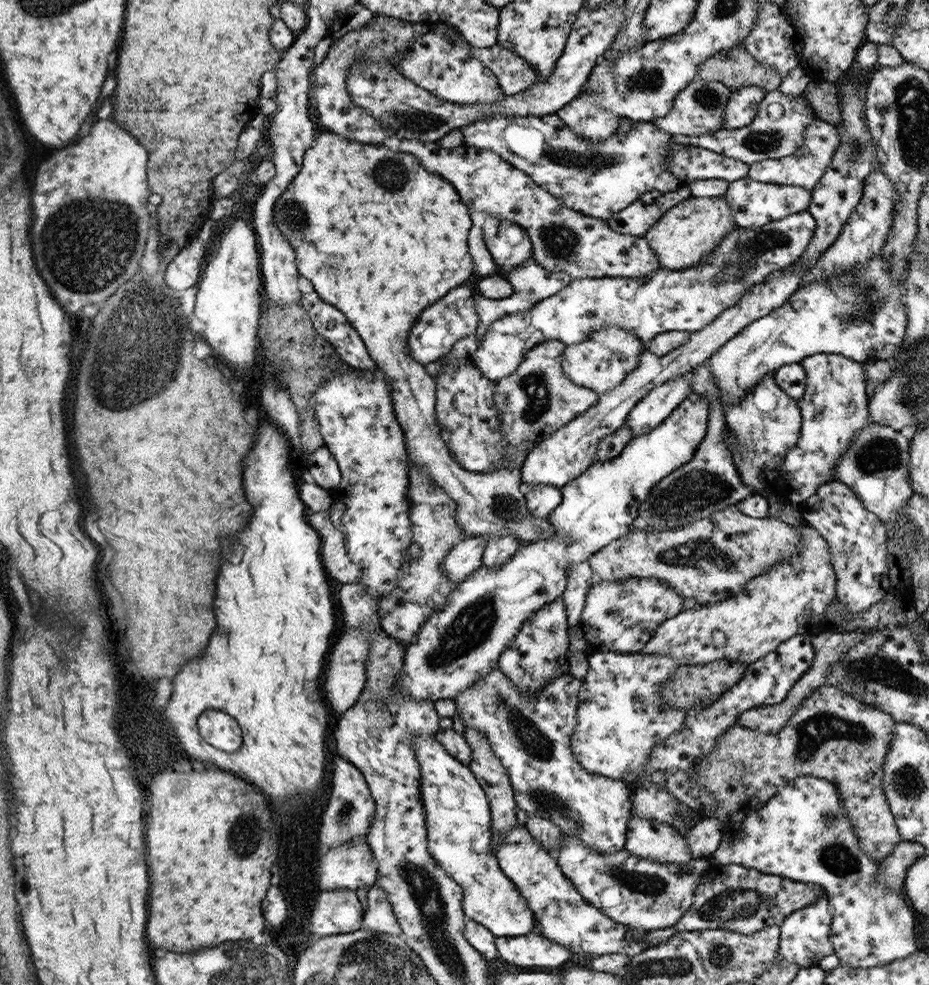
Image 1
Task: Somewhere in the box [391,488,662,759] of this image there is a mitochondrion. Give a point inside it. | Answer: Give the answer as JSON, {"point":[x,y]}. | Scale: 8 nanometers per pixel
{"point":[469,629]}

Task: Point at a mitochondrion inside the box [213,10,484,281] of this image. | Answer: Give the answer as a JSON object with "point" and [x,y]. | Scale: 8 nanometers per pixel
{"point":[409,118]}

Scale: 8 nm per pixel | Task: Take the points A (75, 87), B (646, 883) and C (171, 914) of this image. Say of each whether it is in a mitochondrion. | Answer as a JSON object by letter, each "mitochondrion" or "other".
{"A":"other","B":"mitochondrion","C":"other"}

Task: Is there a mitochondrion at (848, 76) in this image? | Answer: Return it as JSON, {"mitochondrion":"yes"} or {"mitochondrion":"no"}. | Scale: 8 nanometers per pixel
{"mitochondrion":"no"}

